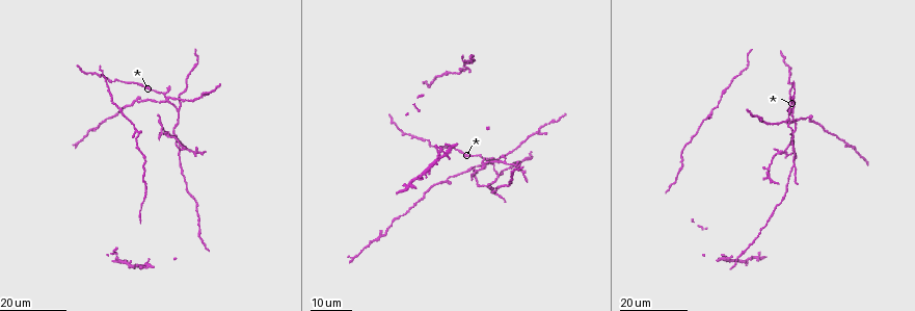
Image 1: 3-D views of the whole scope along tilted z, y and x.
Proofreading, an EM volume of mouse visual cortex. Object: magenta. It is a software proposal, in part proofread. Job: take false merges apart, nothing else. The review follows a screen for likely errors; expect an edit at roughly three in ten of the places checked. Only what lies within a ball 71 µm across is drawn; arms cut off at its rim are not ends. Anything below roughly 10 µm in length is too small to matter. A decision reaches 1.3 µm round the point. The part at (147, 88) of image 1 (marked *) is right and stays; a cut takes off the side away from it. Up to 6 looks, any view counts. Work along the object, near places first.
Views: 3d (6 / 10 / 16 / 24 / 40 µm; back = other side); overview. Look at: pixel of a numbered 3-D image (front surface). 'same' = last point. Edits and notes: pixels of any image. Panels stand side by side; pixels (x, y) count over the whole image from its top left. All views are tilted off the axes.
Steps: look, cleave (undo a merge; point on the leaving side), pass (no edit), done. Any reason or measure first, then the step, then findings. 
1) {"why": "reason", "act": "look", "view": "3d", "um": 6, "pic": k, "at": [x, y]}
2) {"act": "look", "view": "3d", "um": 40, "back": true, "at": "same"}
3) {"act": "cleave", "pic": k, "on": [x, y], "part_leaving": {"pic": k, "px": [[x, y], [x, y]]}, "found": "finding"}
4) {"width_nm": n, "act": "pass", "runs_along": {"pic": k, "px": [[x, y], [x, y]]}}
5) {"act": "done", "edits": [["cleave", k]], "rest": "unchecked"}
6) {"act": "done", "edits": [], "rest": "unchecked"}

{"why": "a narrow waist", "act": "look", "view": "3d", "um": 24, "pic": 1, "at": [787, 117]}

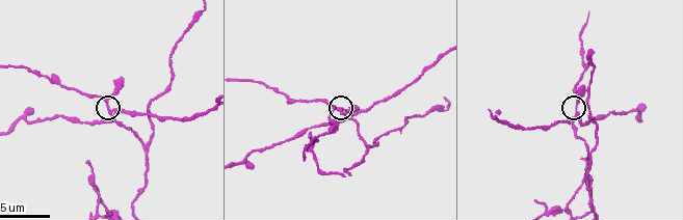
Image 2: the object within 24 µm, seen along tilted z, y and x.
{"act": "look", "view": "3d", "um": 6, "pic": 2, "at": [338, 109]}

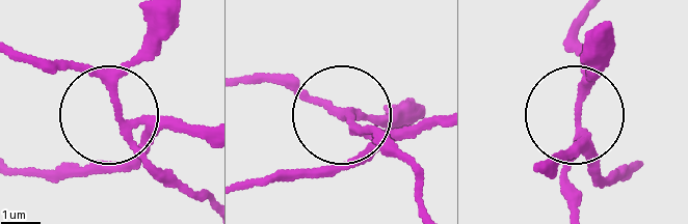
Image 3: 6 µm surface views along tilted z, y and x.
{"width_nm": 190, "act": "cleave", "pic": 3, "on": [184, 127], "part_leaving": {"pic": 3, "px": [[127, 126], [144, 141], [116, 166], [12, 168]]}, "found": "two neurons meet here"}

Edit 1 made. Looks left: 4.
{"why": "three arms meet", "act": "look", "view": "3d", "um": 16, "pic": 2, "at": [590, 166]}

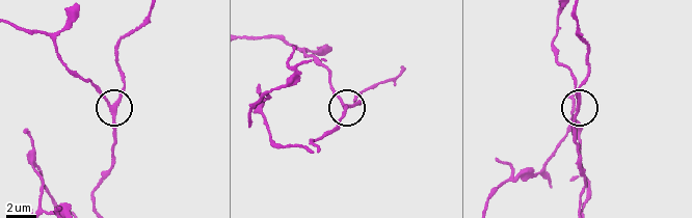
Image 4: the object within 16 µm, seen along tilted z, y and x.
{"act": "look", "view": "3d", "um": 16, "back": true, "pic": 4, "at": [115, 107]}

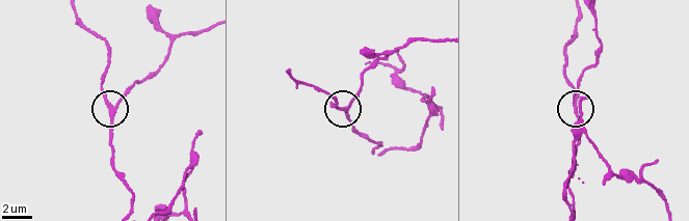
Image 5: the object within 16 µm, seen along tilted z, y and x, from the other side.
{"arms": 3, "act": "pass", "runs_along": {"pic": 5, "px": [[209, 26], [178, 37], [115, 105], [99, 79]]}, "found": "all the same neuron"}

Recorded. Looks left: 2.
{"act": "done", "edits": [["cleave", 3]], "rest": "unchecked"}

